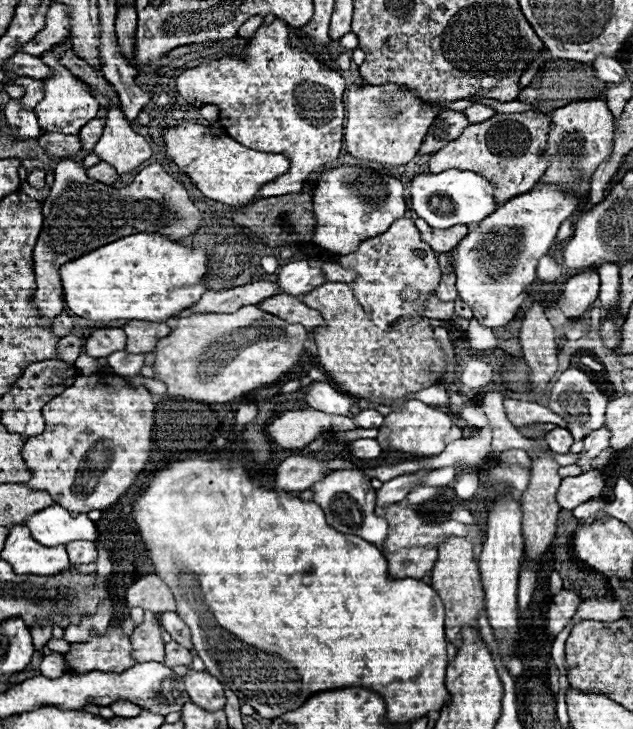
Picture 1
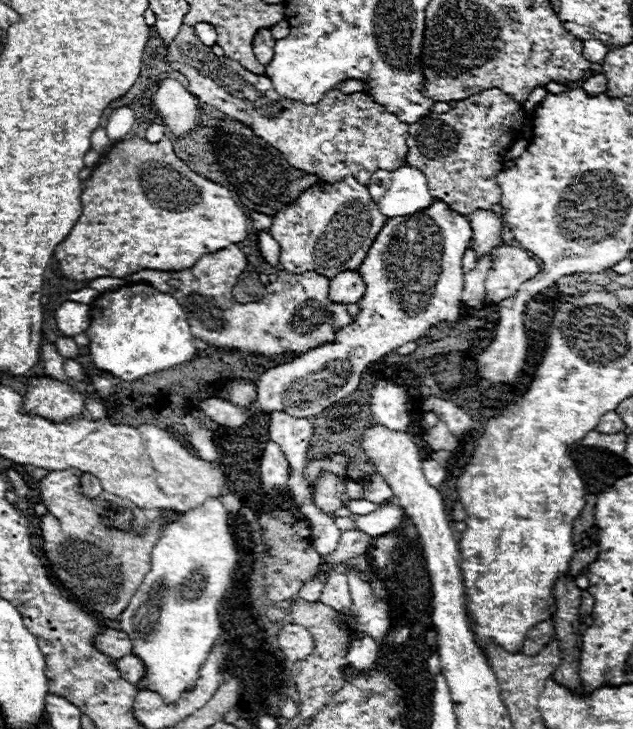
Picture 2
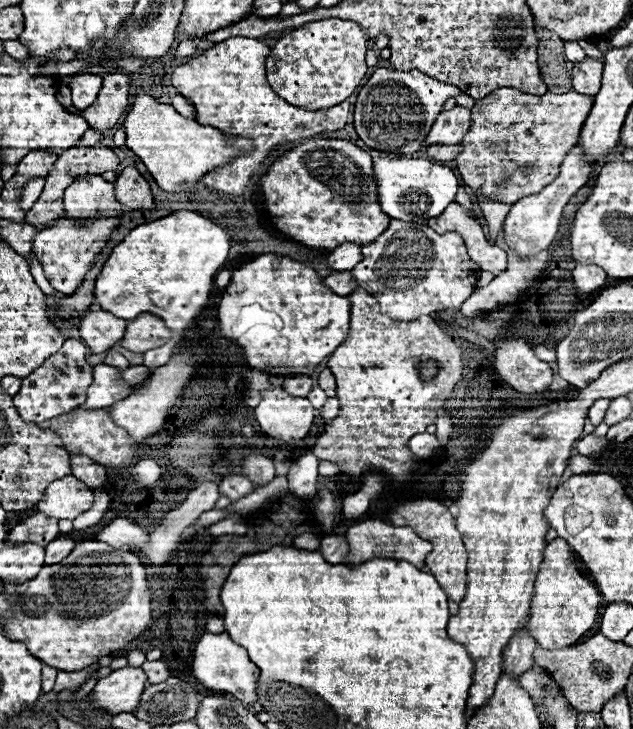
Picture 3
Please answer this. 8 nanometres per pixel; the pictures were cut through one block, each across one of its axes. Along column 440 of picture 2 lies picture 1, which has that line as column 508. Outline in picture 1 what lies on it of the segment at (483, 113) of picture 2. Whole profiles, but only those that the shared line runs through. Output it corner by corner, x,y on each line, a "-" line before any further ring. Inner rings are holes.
526,110
518,114
494,114
480,124
466,126
460,138
452,140
446,148
432,154
430,172
444,172
448,168
472,170
492,182
496,204
504,204
514,196
526,194
538,186
544,170
548,168
544,146
548,142
550,130
550,114
542,114
536,110

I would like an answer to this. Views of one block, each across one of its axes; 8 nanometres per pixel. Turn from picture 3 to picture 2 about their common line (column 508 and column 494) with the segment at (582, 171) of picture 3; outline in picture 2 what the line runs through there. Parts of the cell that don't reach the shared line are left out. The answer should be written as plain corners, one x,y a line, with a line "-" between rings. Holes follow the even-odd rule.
476,210
468,216
472,224
472,248
478,258
490,254
494,246
502,240
502,230
504,230
504,220
494,214
492,210

